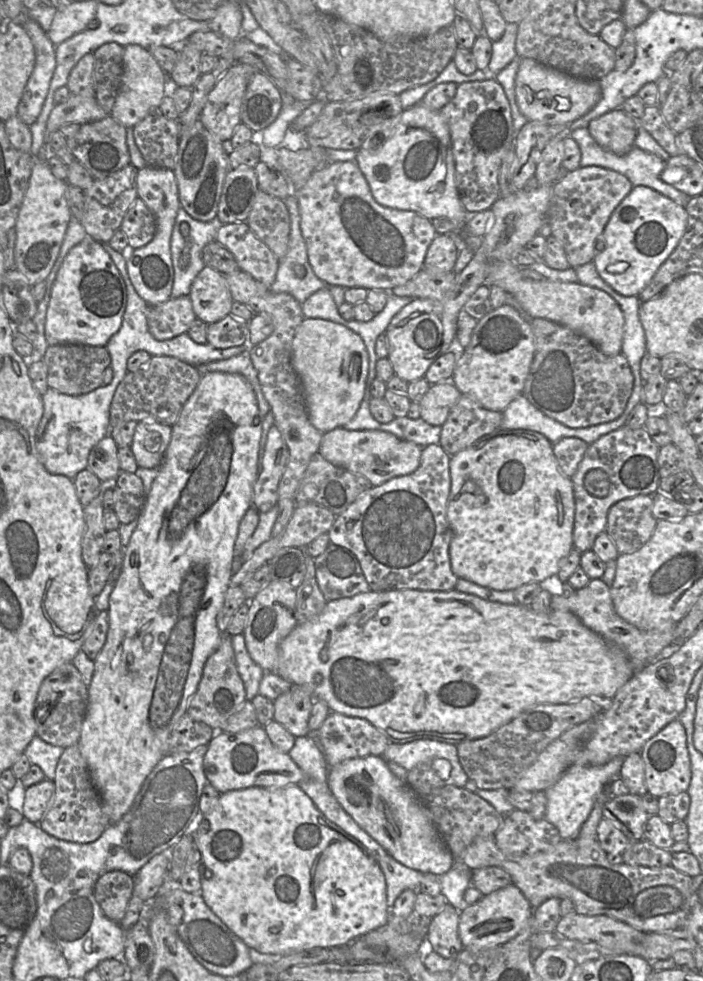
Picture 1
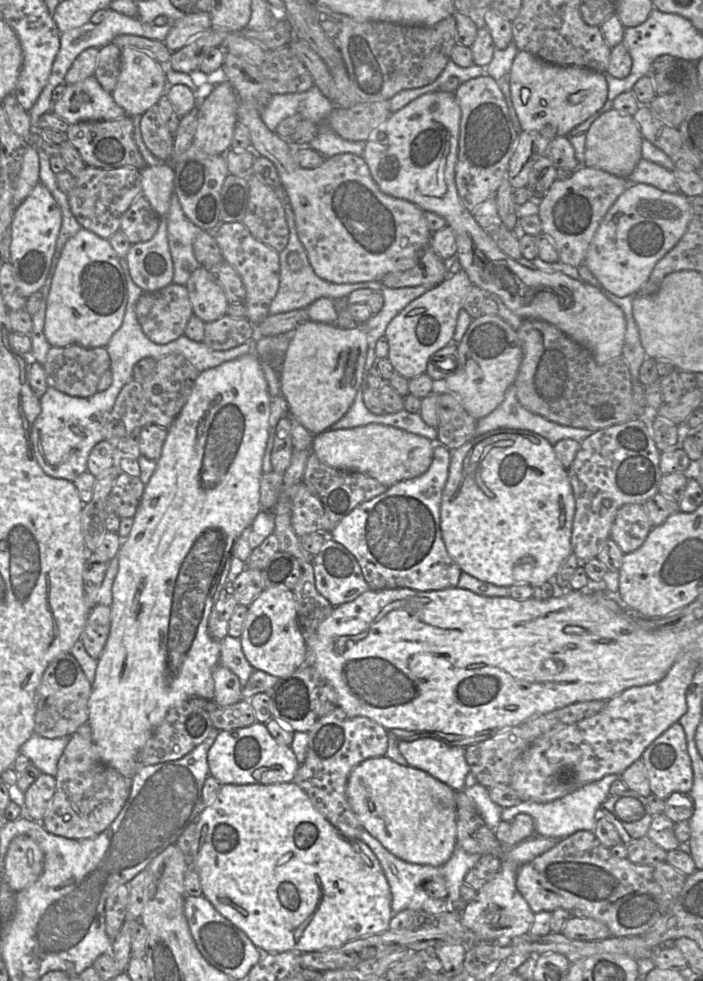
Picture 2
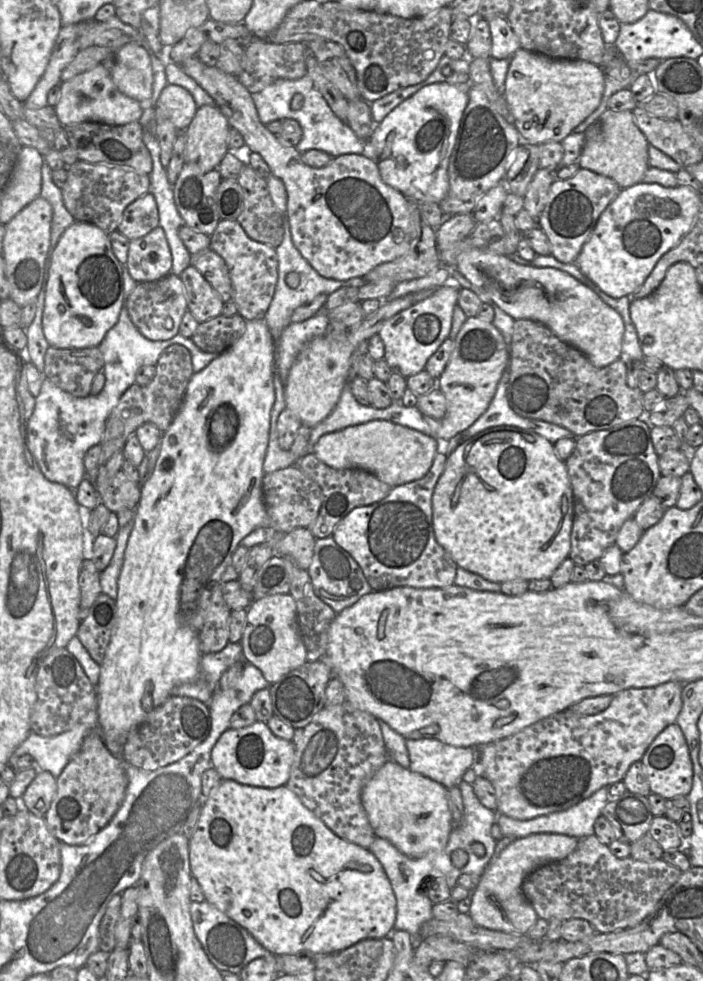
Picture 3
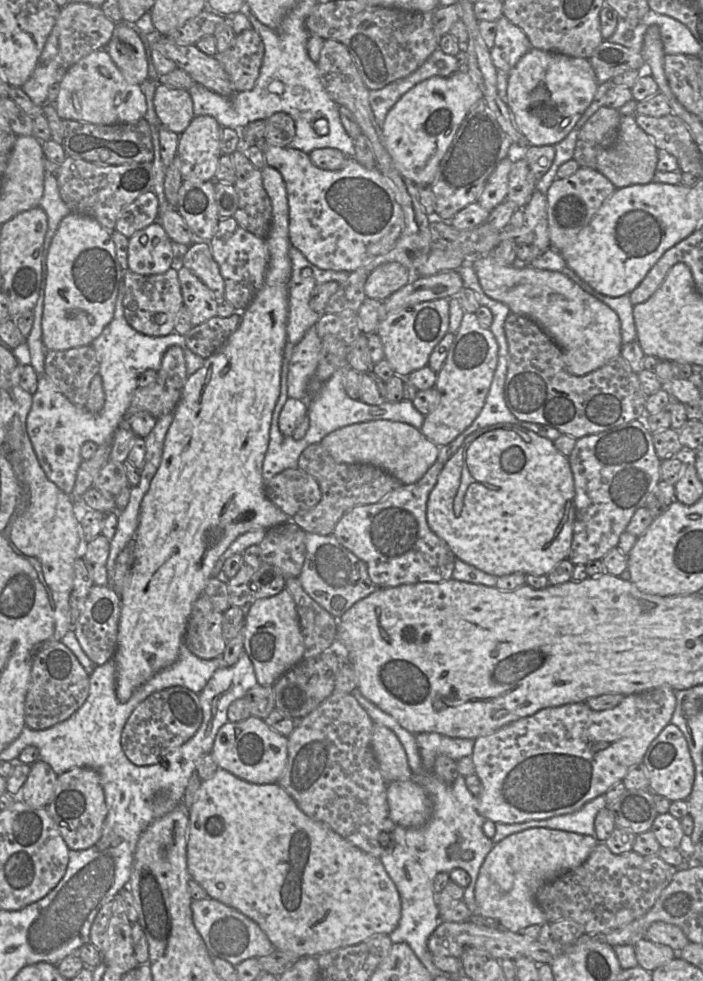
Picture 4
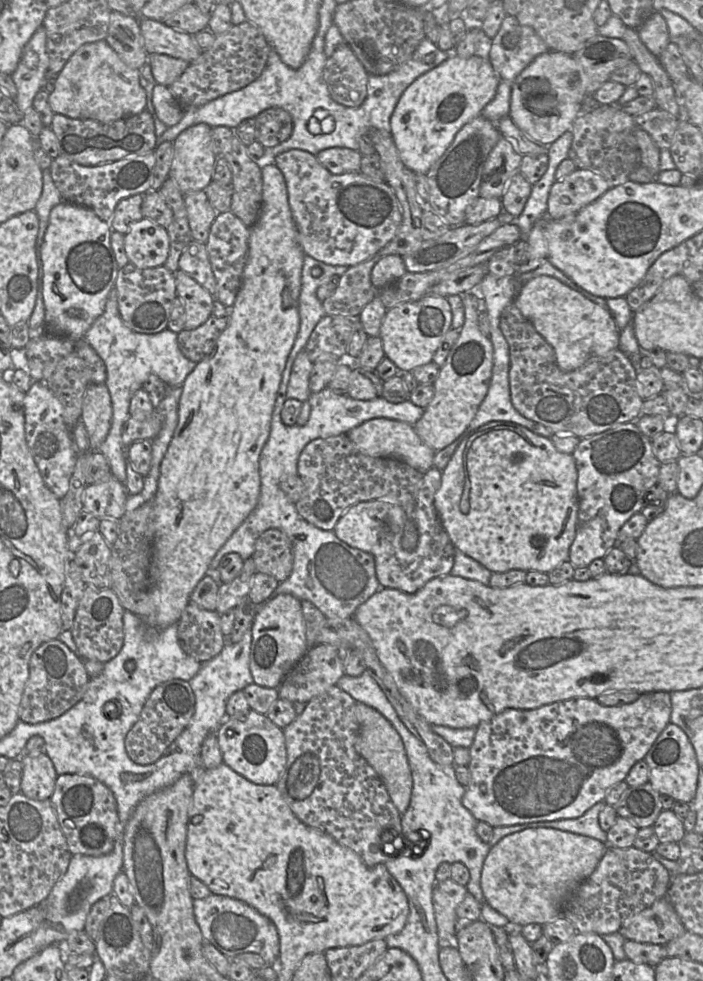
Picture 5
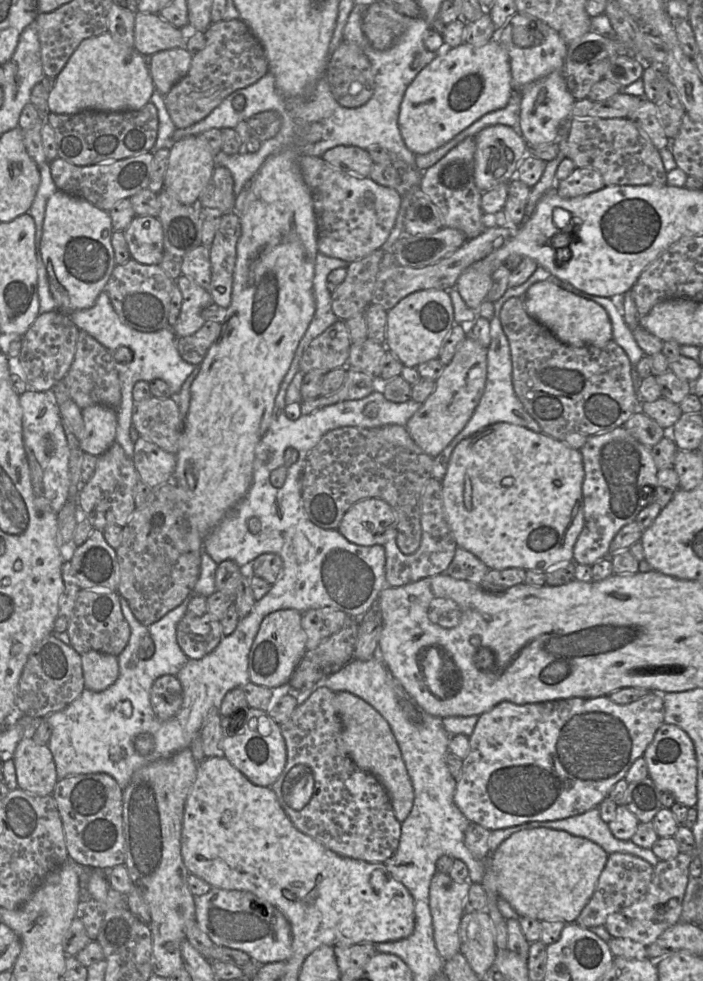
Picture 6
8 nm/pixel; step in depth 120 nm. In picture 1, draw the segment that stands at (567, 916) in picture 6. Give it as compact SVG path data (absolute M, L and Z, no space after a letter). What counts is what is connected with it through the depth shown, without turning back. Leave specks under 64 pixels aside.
M514 885L498 889L467 906L459 918L459 937L464 948L497 948L513 939L530 922L534 909Z

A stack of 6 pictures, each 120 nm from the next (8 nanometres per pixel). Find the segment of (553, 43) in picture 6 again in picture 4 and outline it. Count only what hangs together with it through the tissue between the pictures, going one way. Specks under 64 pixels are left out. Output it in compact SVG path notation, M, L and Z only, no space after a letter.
M505 16L497 21L496 36L490 56L494 66L509 74L531 48L526 34Z

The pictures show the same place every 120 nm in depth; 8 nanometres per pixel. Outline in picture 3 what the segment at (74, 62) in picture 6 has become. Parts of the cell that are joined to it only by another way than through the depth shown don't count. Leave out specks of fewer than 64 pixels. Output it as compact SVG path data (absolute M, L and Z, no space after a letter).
M102 64L63 82L54 108L62 126L84 121L125 125L139 121L143 114L142 104L121 93L114 85L111 73Z

